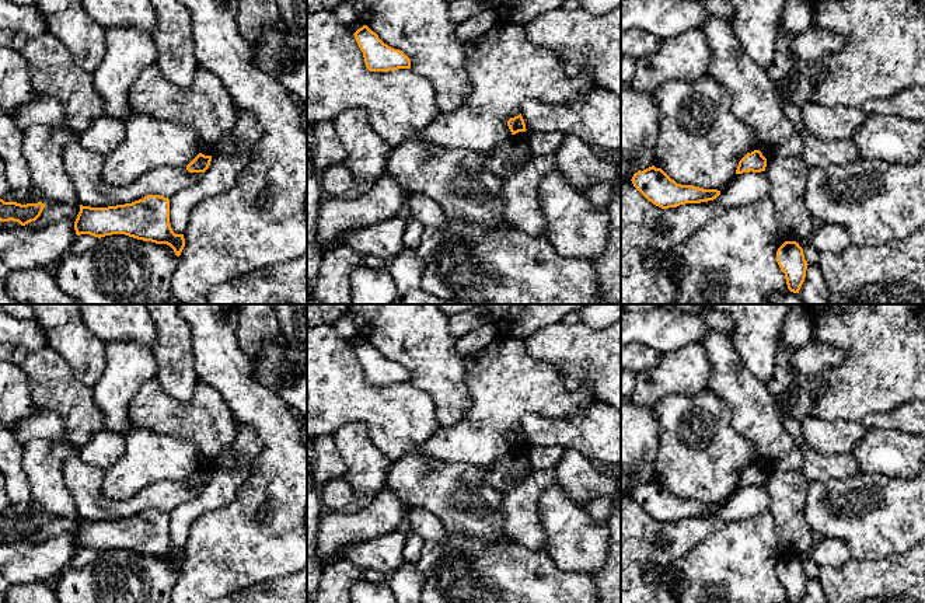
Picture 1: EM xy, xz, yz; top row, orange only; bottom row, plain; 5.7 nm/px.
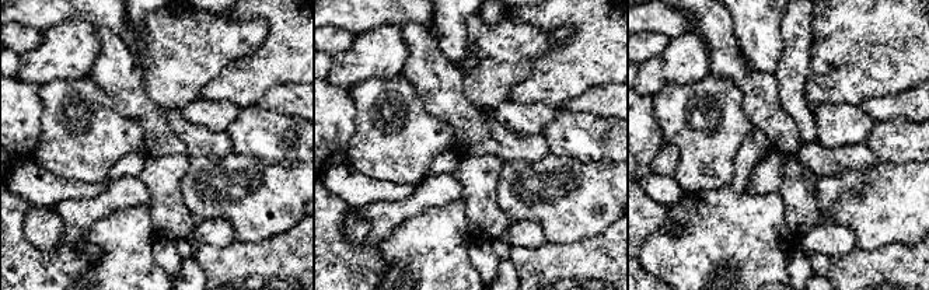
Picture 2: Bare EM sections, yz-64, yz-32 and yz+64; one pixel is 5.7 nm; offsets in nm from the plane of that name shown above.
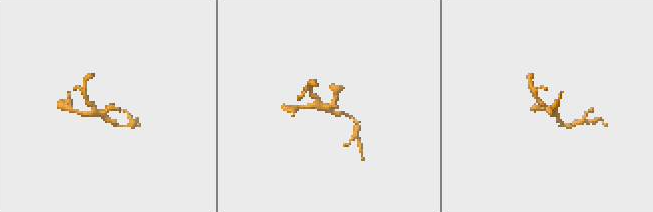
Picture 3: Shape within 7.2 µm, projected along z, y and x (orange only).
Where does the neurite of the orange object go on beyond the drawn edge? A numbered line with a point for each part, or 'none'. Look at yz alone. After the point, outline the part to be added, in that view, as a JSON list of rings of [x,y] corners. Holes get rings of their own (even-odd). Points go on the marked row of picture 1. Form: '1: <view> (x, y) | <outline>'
none

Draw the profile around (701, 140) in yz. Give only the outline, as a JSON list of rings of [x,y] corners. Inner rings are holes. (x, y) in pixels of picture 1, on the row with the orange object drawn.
[[[706,74],[694,83],[669,81],[656,88],[652,95],[660,112],[656,160],[677,184],[723,191],[736,175],[739,161],[747,153],[760,150],[757,132],[733,114],[730,94],[712,76]]]

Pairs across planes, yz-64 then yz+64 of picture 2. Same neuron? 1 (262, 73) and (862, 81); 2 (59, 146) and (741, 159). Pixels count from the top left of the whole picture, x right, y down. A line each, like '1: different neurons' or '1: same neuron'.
1: same neuron
2: different neurons

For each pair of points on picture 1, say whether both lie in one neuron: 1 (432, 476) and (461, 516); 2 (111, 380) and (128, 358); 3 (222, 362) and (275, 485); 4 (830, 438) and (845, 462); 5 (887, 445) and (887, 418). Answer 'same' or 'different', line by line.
1: same
2: same
3: same
4: different
5: different

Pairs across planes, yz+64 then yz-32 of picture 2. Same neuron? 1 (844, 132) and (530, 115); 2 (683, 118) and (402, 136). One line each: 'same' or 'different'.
1: same
2: same

